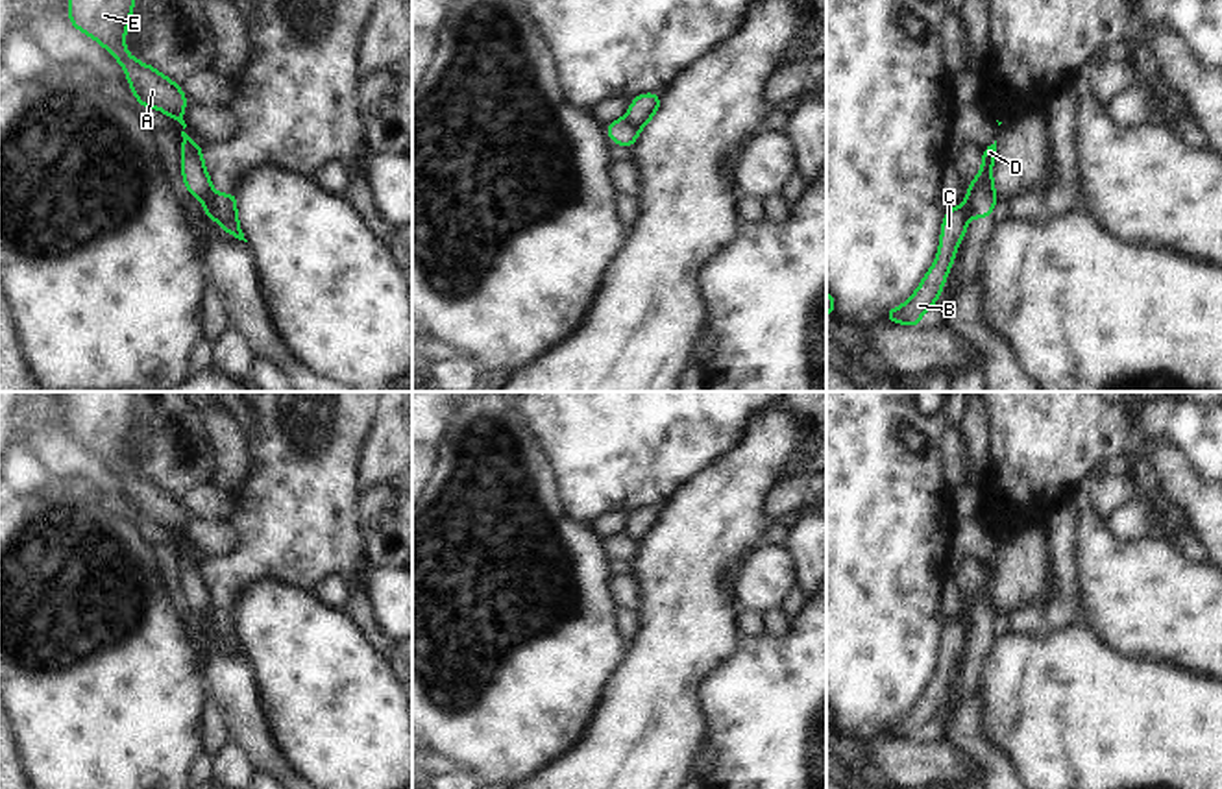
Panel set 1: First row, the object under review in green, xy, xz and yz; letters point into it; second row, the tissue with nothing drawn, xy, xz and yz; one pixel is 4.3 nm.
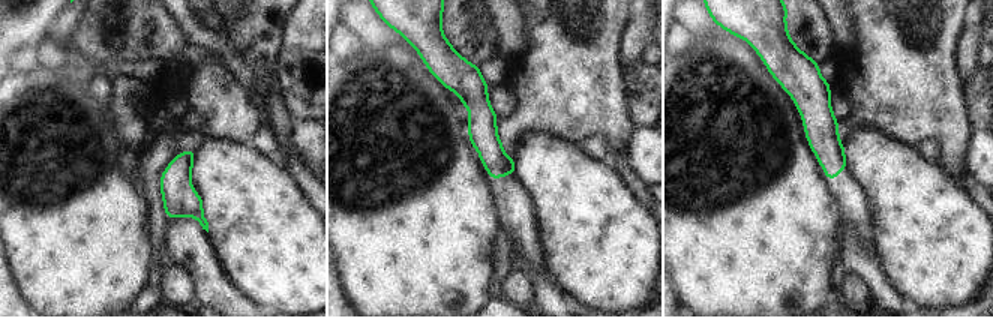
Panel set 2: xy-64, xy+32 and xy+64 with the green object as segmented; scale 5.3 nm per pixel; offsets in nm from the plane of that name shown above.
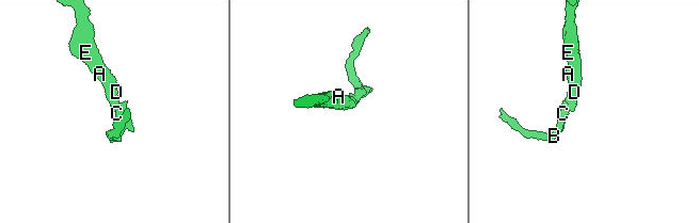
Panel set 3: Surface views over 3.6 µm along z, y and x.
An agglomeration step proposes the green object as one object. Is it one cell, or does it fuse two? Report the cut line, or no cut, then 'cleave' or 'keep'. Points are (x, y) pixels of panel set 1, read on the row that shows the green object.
xy (215, 194), (211, 218) | cleave

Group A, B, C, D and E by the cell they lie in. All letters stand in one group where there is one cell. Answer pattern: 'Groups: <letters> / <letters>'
Groups: A D E / B C

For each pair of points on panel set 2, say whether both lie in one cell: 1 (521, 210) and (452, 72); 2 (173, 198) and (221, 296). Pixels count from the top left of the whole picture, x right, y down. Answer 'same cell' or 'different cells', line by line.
1: same cell
2: different cells

